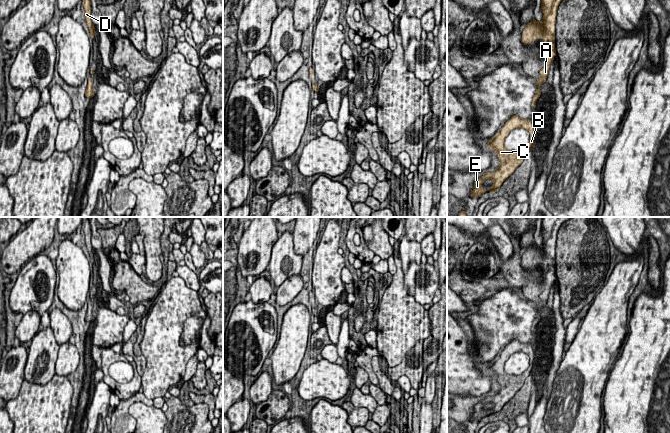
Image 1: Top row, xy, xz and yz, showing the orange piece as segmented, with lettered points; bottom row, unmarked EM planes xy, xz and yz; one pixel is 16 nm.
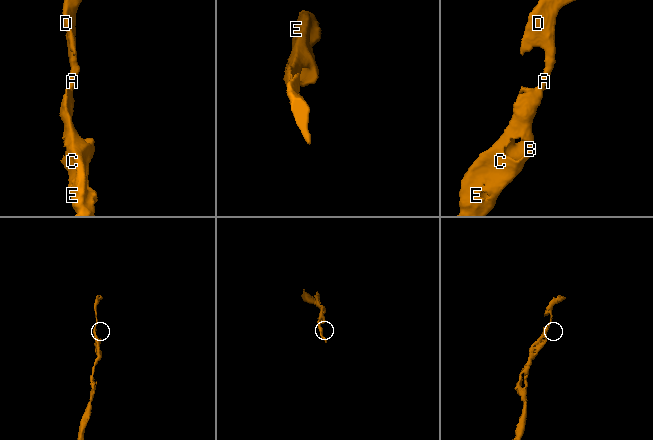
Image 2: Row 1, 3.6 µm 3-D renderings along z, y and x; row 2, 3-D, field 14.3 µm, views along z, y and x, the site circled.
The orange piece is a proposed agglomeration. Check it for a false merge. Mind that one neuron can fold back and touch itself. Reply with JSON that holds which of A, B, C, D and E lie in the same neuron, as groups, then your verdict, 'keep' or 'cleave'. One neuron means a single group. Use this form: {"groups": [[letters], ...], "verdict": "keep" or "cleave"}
{"groups": [["A", "B", "C", "D", "E"]], "verdict": "keep"}

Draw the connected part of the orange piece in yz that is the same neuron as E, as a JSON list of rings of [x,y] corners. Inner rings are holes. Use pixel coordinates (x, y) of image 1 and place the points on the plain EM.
[[[514,338],[500,355],[487,366],[487,371],[494,375],[497,382],[500,384],[500,390],[494,396],[484,396],[483,400],[474,406],[474,413],[470,417],[470,422],[477,421],[478,423],[486,416],[495,418],[502,407],[520,390],[526,378],[534,369],[535,351],[530,343],[521,343],[517,338]],[[514,353],[525,353],[530,358],[529,367],[521,375],[510,375],[505,372],[505,363]],[[485,403],[492,403],[492,411],[488,414],[482,413],[481,409]]]

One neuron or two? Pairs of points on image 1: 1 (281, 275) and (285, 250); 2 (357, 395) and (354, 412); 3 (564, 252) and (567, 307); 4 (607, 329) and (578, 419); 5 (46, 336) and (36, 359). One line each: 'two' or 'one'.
1: one
2: two
3: one
4: one
5: one

